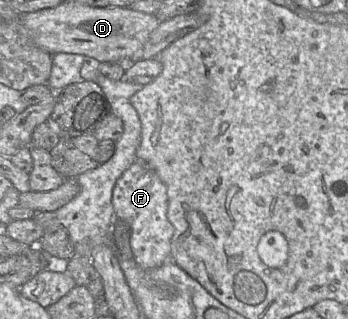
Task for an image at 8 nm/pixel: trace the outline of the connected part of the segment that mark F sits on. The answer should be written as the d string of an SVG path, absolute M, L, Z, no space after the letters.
M136 160L118 178L113 188L114 217L130 227L130 246L133 260L144 269L161 266L170 260L174 227L167 217L168 195L165 184L145 162Z

